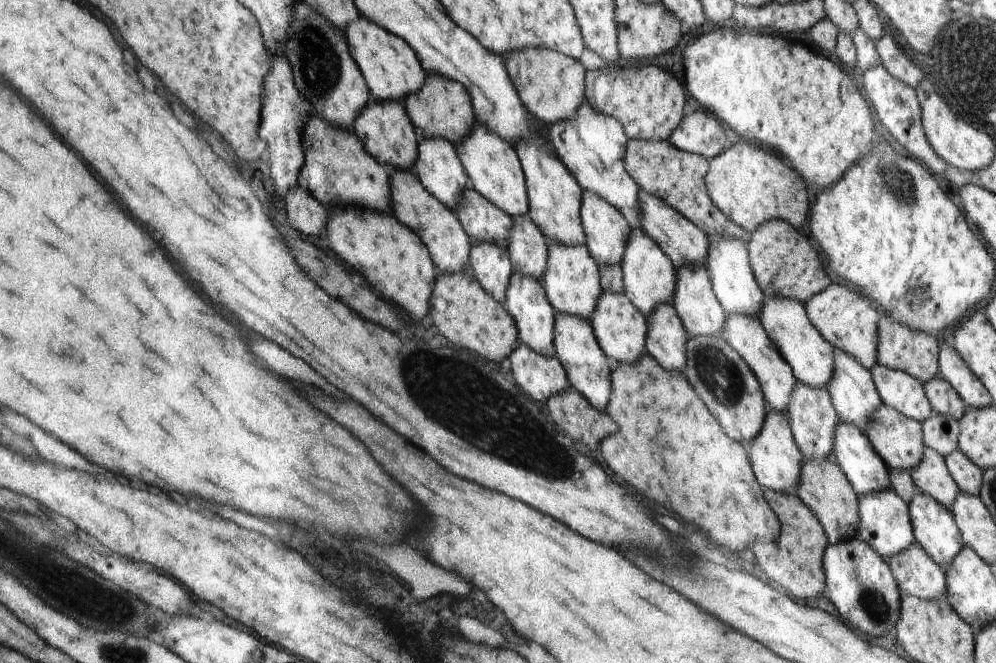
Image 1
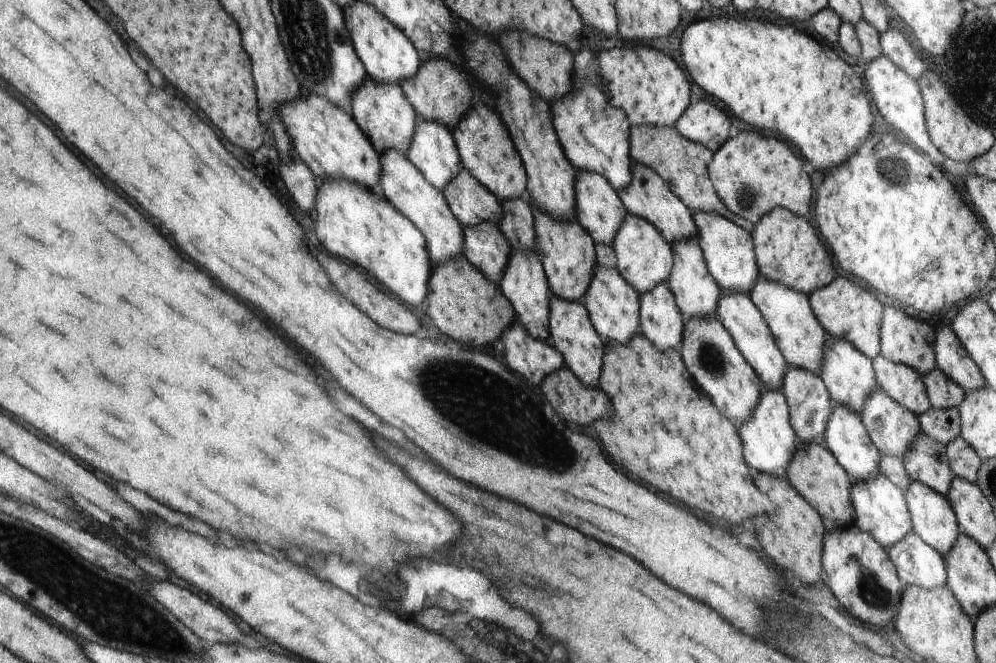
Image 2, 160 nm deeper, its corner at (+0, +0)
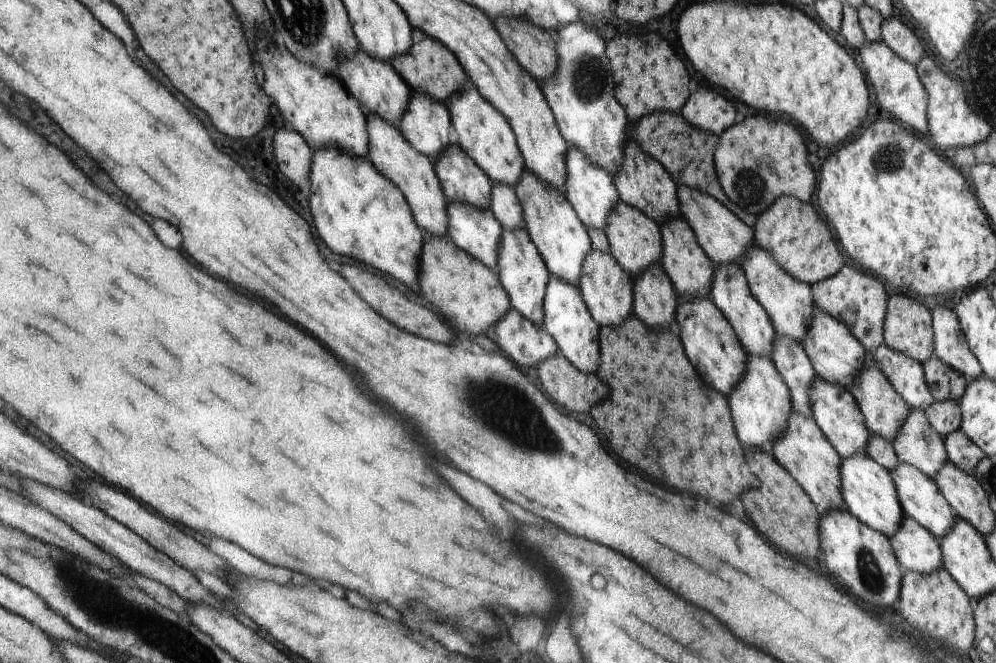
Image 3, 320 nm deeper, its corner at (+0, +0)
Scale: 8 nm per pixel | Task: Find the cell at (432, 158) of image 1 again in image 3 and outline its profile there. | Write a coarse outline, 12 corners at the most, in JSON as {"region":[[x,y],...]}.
{"region":[[422,91],[397,126],[432,160],[455,142],[449,107]]}

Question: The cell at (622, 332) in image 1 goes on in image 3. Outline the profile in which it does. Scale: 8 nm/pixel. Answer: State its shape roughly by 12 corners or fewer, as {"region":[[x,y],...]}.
{"region":[[589,250],[578,288],[602,326],[633,316],[635,279]]}

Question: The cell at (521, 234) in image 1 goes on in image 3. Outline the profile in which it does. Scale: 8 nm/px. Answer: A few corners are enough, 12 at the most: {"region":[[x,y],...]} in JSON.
{"region":[[493,183],[489,208],[504,228],[524,228],[512,185]]}

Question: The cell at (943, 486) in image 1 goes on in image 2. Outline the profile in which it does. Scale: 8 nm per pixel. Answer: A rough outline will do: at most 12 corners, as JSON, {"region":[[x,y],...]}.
{"region":[[924,431],[901,459],[910,479],[945,497],[947,447]]}

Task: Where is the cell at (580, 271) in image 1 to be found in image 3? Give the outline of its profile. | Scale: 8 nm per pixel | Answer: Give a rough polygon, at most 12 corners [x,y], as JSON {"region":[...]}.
{"region":[[524,168],[523,226],[549,273],[578,286],[592,242],[569,199]]}

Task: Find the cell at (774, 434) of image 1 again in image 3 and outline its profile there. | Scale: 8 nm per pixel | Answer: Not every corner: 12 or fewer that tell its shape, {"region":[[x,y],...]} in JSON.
{"region":[[748,354],[729,394],[738,438],[766,449],[784,436],[792,392],[771,357]]}

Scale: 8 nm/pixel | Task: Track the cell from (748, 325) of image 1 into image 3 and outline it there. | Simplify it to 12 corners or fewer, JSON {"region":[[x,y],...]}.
{"region":[[738,262],[716,263],[708,296],[748,354],[771,357],[775,328]]}

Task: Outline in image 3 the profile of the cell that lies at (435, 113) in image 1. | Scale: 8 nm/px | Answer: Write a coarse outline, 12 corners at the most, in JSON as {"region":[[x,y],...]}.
{"region":[[420,35],[390,62],[415,91],[444,103],[464,92],[465,69]]}

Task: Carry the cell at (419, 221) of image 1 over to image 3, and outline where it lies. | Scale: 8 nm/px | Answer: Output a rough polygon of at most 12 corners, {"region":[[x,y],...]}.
{"region":[[369,118],[368,159],[431,237],[450,230],[433,160],[395,123]]}

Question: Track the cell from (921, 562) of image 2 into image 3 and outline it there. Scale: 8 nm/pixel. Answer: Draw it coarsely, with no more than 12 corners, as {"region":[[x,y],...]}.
{"region":[[906,514],[889,541],[903,574],[942,566],[938,539]]}

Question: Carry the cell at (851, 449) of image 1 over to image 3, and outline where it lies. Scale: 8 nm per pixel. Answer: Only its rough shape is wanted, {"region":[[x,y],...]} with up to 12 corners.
{"region":[[818,377],[814,420],[844,460],[866,453],[870,432],[856,399]]}

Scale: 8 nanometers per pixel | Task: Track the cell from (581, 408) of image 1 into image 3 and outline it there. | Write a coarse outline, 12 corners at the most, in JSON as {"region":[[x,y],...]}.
{"region":[[560,351],[536,366],[542,388],[570,412],[590,412],[610,388]]}

